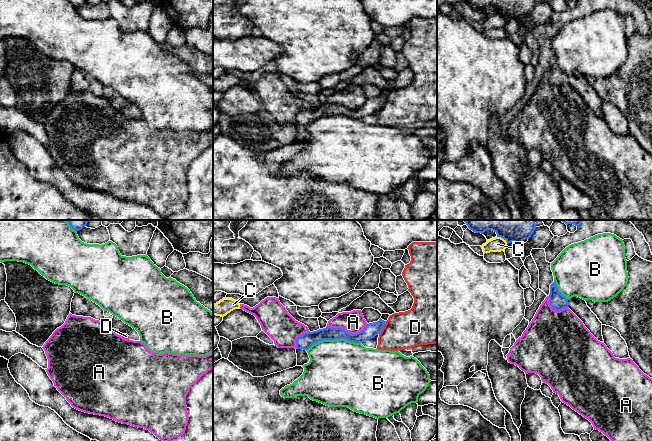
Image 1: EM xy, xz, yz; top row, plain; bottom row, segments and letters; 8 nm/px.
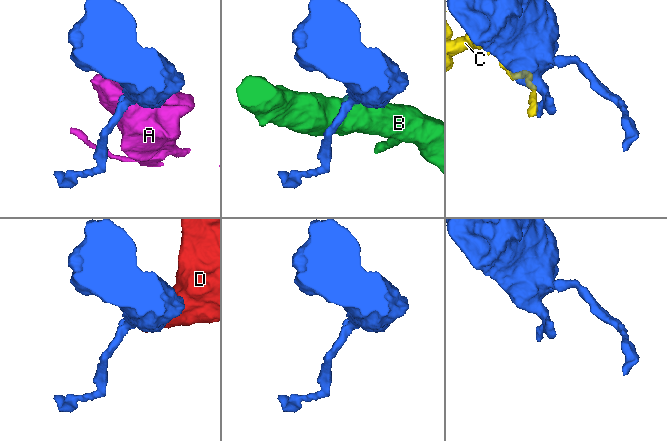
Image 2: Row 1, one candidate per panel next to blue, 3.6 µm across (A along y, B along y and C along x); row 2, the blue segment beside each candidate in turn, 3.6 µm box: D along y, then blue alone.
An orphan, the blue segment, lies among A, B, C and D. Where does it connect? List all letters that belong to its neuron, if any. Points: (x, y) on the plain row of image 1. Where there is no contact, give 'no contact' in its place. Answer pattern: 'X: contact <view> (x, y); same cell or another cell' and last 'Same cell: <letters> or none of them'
A: contact xz (347, 108); another cell
B: contact xz (333, 115); another cell
C: contact yz (502, 13); another cell
D: contact xz (383, 103); another cell
Same cell: none of them

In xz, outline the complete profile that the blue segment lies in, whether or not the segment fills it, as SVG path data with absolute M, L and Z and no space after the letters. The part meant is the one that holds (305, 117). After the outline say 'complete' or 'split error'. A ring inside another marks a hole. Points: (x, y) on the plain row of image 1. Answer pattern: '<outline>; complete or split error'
M380 94L377 98L367 100L362 107L356 110L350 110L342 104L331 103L304 109L296 116L297 142L303 142L304 140L309 139L310 134L307 126L319 117L345 115L354 119L363 119L380 110L385 100L386 97Z; split error

